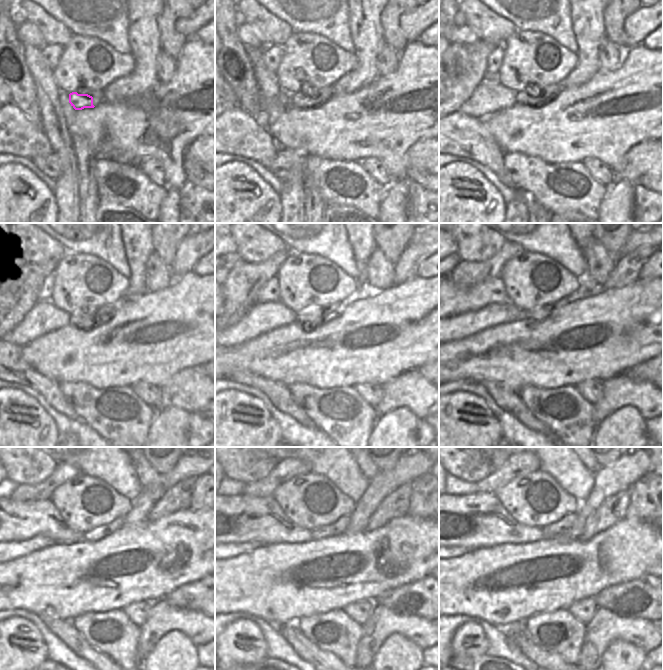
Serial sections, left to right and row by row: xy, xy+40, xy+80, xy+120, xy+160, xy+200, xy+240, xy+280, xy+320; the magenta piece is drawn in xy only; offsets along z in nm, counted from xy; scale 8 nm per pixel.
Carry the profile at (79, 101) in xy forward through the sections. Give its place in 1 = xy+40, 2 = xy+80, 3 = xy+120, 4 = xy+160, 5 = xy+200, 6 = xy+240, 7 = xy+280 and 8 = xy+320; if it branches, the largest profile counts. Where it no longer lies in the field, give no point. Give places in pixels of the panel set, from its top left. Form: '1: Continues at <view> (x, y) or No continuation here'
1: Continues at xy+40 (300, 99)
2: Continues at xy+80 (528, 96)
3: Continues at xy+120 (82, 319)
4: Continues at xy+160 (311, 316)
5: Continues at xy+200 (545, 311)
6: Continues at xy+240 (96, 534)
7: Continues at xy+280 (340, 526)
8: Continues at xy+320 (566, 523)

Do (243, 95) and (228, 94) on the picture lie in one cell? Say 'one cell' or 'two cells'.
two cells

